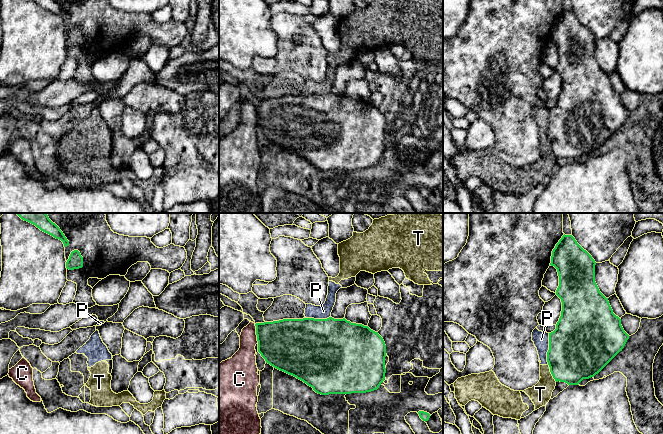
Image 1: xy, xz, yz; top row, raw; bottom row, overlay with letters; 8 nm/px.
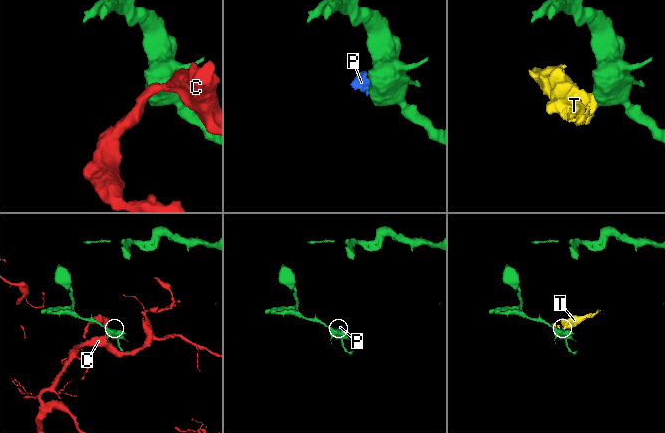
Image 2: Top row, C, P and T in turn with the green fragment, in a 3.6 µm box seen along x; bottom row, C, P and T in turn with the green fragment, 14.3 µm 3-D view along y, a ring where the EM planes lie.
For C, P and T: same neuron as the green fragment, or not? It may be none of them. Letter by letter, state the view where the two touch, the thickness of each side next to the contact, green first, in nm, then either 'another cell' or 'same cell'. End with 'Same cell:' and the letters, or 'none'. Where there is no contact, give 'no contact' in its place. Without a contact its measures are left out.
C: xz | 400/200 nm | another cell
P: yz | 500/130 nm | another cell
T: yz | 440/170 nm | another cell
Same cell: none

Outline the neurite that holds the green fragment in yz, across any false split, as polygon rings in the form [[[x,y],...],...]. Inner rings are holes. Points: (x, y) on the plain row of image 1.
[[[563,11],[552,27],[551,42],[557,45],[559,62],[556,71],[561,75],[562,87],[556,105],[549,109],[549,126],[547,138],[550,148],[556,158],[565,158],[568,161],[578,161],[583,155],[589,155],[598,150],[622,125],[629,111],[621,101],[621,95],[613,89],[606,74],[595,58],[596,38],[584,26],[572,11]]]

